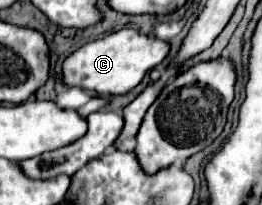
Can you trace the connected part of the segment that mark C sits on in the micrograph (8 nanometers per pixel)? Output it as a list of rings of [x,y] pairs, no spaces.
[[[120,29],[68,55],[62,63],[62,83],[70,87],[80,87],[84,91],[94,91],[100,97],[126,95],[142,81],[144,73],[152,71],[158,63],[164,61],[168,49],[170,45],[162,39],[154,39],[136,29]]]

